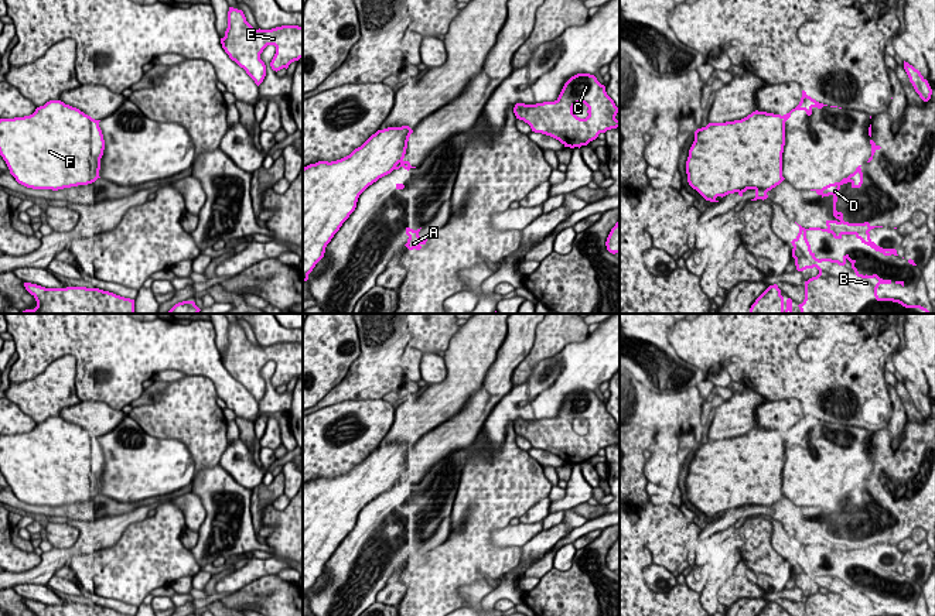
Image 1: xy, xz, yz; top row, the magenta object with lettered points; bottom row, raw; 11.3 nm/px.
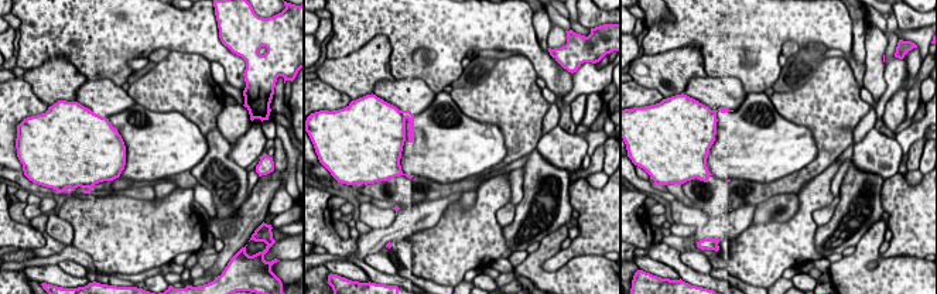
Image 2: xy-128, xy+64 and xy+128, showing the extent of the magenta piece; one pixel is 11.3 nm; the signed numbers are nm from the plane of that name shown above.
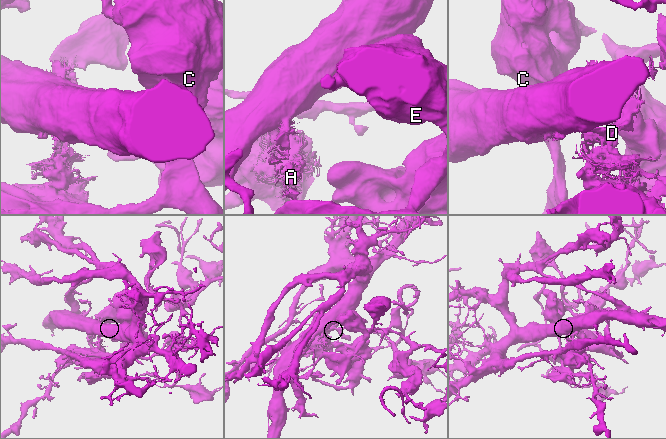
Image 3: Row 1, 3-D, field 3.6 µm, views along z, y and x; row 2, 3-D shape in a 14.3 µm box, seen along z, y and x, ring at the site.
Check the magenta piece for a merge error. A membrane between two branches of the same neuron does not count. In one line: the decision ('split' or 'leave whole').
split

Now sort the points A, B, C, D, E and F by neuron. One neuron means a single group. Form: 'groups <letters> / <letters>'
groups A B C D E / F

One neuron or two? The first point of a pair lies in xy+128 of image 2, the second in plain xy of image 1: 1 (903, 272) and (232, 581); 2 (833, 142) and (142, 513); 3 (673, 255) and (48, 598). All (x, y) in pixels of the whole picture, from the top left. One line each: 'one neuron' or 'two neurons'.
1: two neurons
2: two neurons
3: two neurons

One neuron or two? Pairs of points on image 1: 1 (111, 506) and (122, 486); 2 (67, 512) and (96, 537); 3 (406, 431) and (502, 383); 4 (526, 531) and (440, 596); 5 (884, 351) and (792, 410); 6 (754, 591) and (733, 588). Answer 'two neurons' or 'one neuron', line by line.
1: two neurons
2: two neurons
3: two neurons
4: two neurons
5: two neurons
6: one neuron

